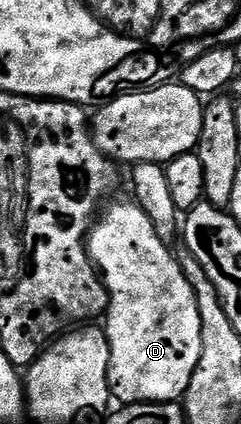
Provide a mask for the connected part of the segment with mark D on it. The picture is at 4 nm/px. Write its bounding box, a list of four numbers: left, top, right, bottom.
[86,200,202,404]

